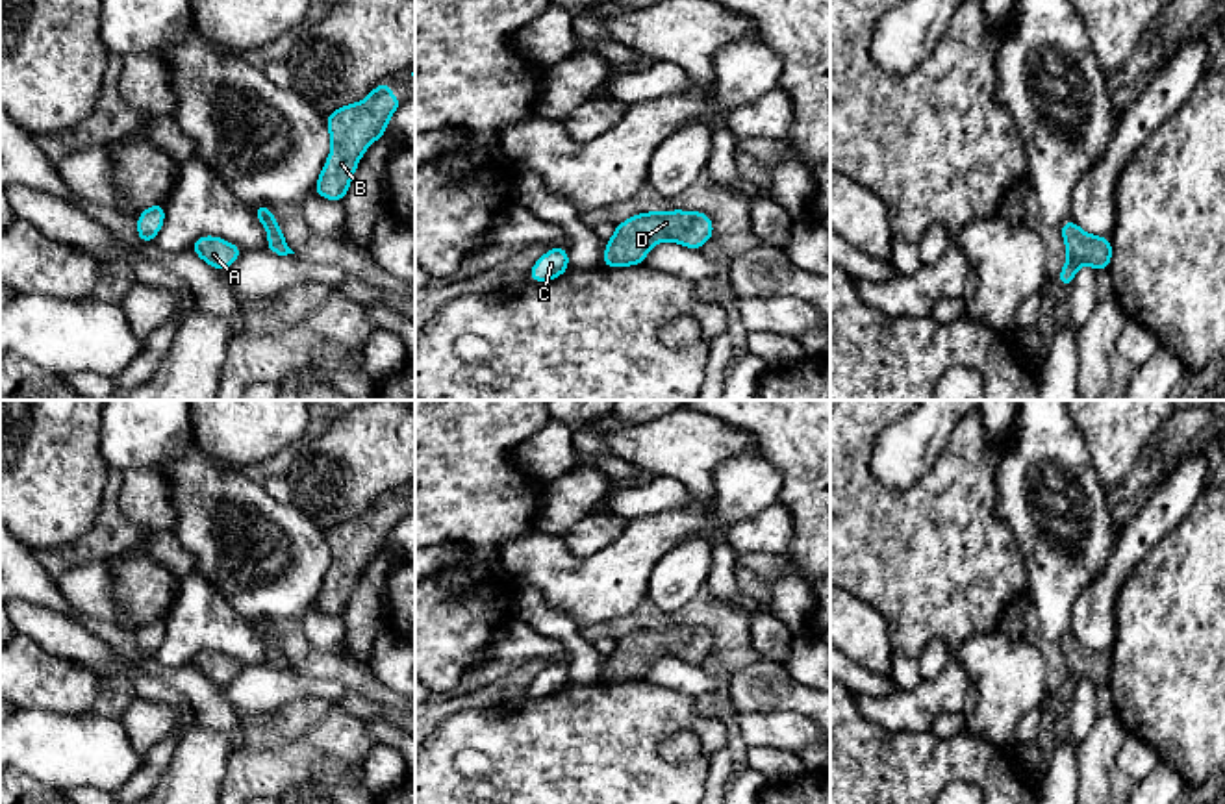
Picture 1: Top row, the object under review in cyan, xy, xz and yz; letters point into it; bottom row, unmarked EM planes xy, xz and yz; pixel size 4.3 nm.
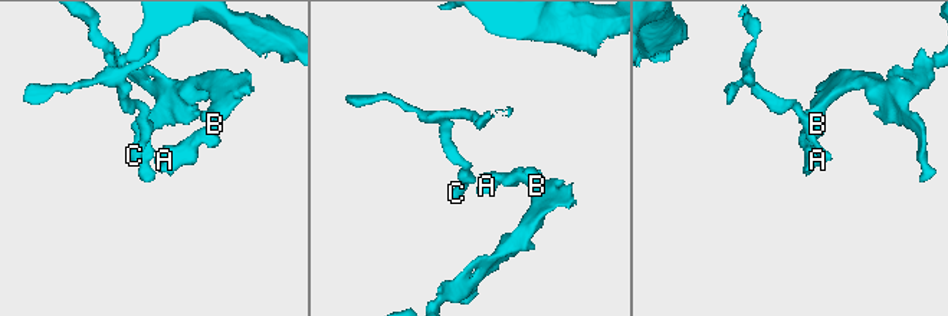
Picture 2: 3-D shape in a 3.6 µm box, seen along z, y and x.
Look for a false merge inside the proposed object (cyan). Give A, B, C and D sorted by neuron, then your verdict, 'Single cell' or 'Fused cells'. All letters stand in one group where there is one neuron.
Groups: A B C D. Single cell

